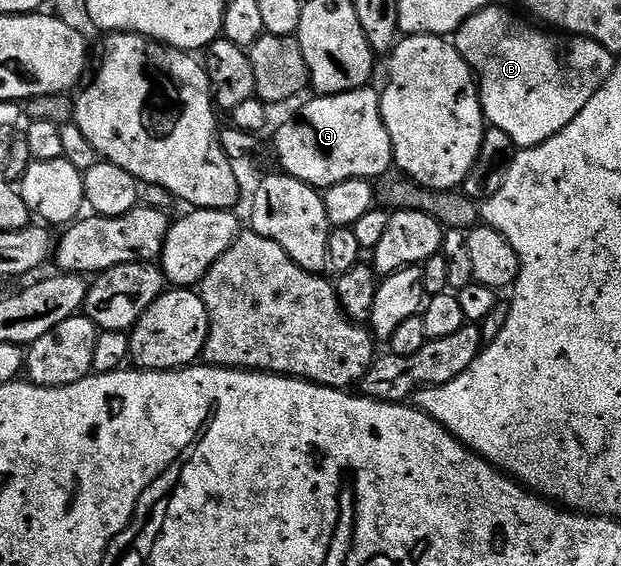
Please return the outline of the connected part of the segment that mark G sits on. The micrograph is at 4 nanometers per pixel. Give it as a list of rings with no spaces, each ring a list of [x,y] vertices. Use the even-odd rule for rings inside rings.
[[[370,88],[353,89],[331,97],[311,96],[298,116],[273,134],[281,172],[319,191],[352,179],[377,179],[391,172],[392,139],[382,118],[379,90]]]

